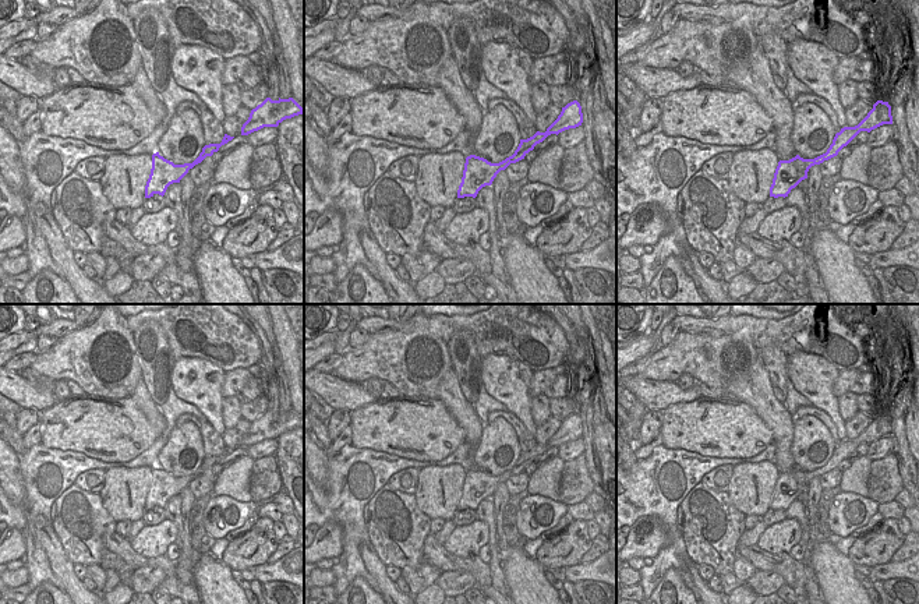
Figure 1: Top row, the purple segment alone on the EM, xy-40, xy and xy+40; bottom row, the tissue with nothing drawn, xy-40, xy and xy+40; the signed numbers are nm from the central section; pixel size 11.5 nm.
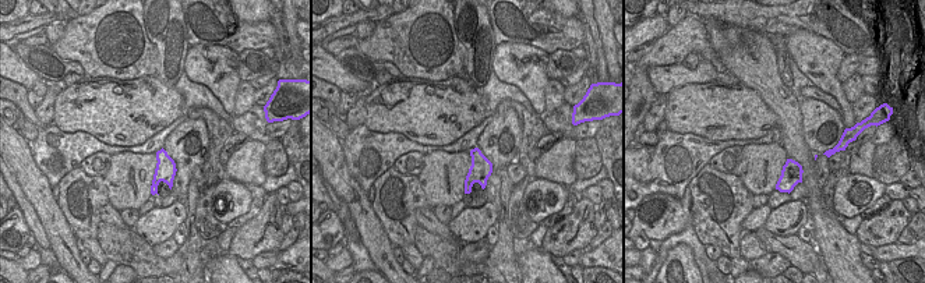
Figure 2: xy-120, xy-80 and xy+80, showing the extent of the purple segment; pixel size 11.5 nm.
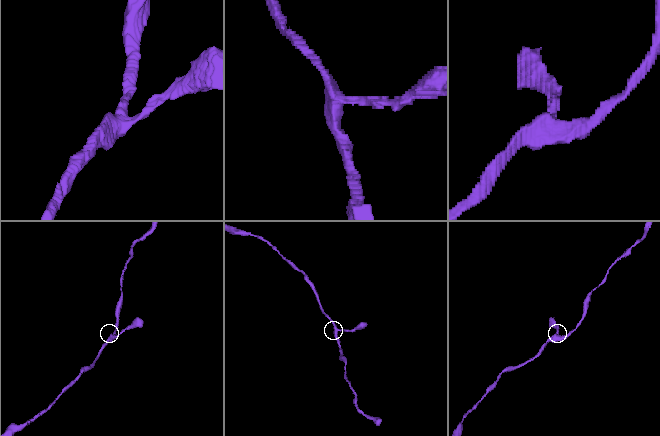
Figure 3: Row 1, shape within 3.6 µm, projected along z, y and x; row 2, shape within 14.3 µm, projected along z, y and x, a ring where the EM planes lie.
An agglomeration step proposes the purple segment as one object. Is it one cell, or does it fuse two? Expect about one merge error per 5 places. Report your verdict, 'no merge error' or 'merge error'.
no merge error

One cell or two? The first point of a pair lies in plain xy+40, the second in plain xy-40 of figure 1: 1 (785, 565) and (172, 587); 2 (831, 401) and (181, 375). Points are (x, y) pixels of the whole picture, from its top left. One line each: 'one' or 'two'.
1: two
2: one

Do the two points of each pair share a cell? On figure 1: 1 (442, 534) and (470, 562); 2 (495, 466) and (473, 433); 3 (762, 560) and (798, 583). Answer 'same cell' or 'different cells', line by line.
1: different cells
2: different cells
3: same cell

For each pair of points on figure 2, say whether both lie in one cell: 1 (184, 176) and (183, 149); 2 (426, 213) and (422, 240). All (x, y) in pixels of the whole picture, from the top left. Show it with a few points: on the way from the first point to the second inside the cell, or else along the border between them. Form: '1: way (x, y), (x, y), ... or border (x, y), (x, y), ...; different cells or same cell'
1: way (184, 169), (184, 156); same cell
2: border (419, 225), (445, 239), (454, 239); different cells

